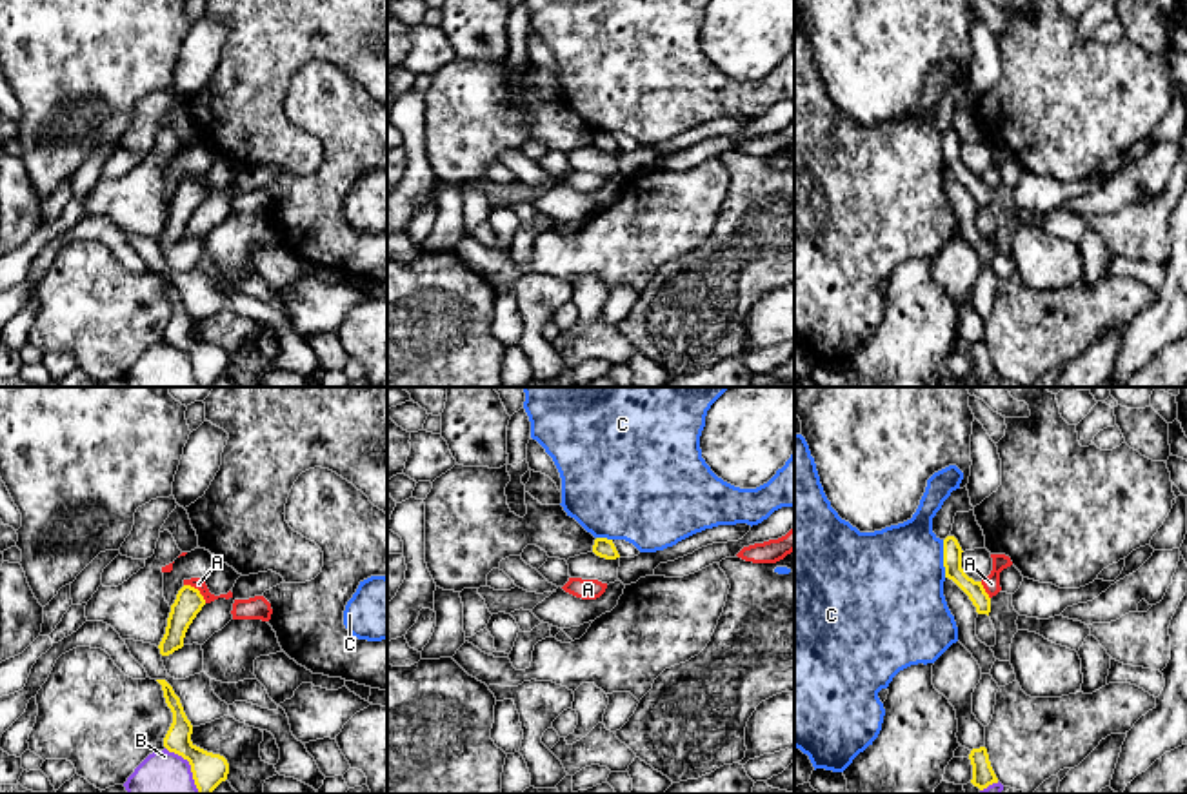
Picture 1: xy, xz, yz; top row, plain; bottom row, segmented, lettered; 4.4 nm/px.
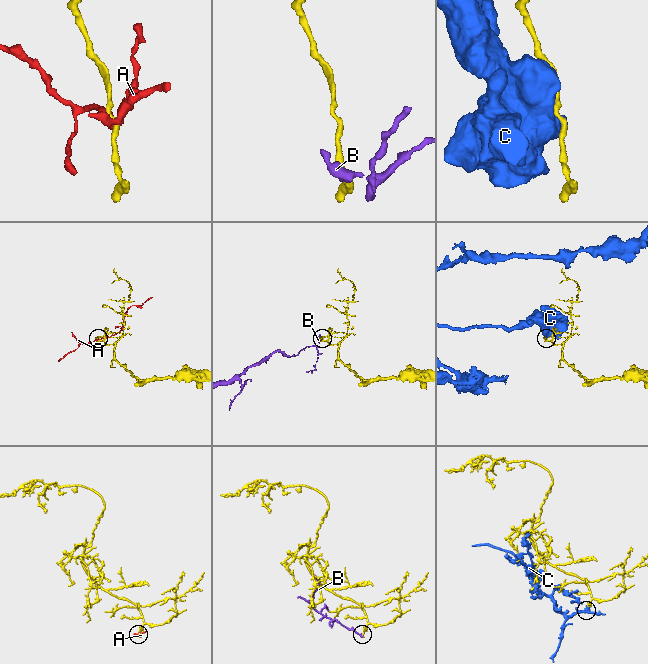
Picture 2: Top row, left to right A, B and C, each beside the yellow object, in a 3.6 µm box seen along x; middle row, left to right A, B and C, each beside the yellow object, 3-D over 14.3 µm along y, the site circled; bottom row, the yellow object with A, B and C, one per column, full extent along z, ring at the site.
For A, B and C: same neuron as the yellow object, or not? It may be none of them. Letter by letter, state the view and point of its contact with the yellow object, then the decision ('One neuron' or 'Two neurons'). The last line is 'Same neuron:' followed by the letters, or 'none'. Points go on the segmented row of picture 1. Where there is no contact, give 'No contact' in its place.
A: Touches yellow at xy (197, 589). Two neurons
B: Touches yellow at xy (191, 767). Two neurons
C: Touches yellow at yz (944, 558). Two neurons
Same neuron: none

